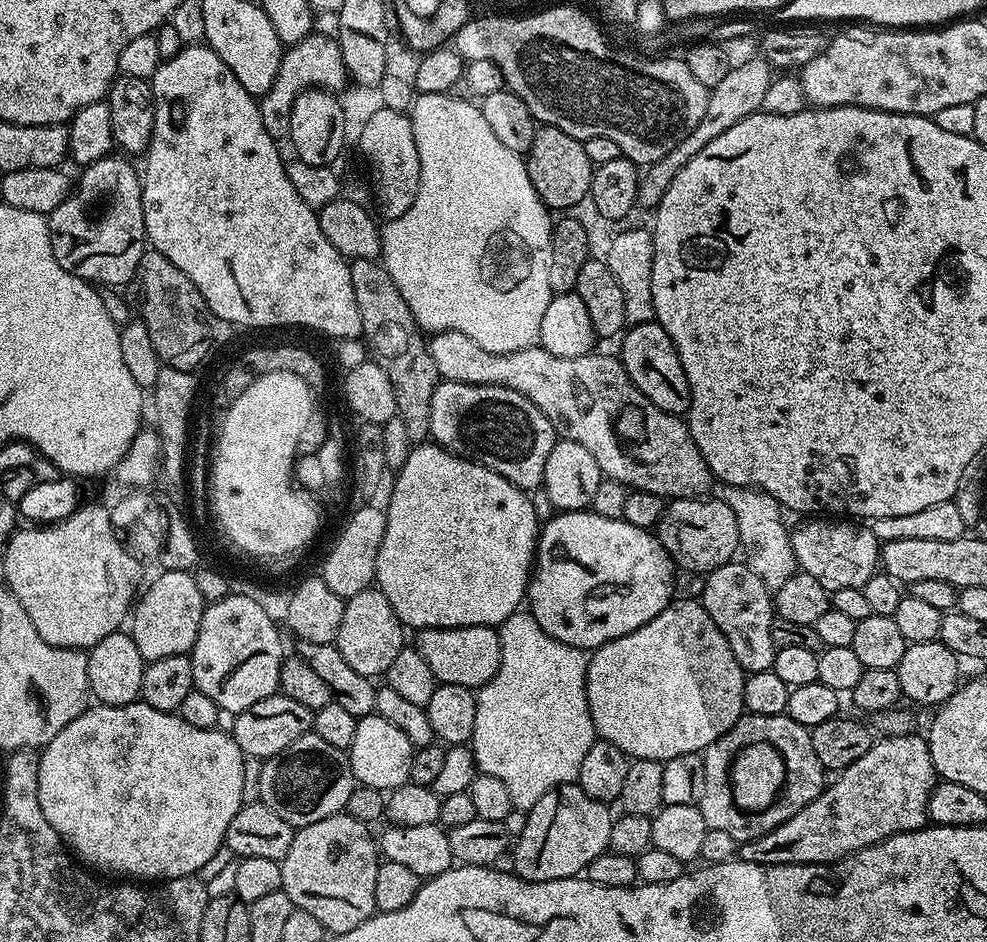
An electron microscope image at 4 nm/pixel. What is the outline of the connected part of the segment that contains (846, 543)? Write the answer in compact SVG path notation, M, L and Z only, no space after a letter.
M812 518L791 531L790 544L796 558L797 567L814 577L829 592L838 589L863 588L879 565L881 543L869 525L848 518Z

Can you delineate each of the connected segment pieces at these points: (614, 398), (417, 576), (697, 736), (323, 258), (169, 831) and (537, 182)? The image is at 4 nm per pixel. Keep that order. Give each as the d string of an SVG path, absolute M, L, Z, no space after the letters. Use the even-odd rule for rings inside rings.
M458 330L435 333L428 340L428 353L430 358L434 358L434 366L438 366L441 380L497 384L518 390L518 394L530 398L530 402L550 418L561 437L578 442L578 446L586 446L586 450L594 454L594 462L598 462L601 473L609 480L617 480L637 492L649 492L665 498L700 498L714 484L712 471L706 466L687 423L679 416L658 410L658 406L654 406L654 402L650 402L650 398L630 382L624 365L617 357L589 354L578 358L558 358L539 346L510 354L494 354L482 350L474 338L458 334Z
M435 442L417 444L412 453L406 458L406 462L395 473L396 485L392 488L392 497L386 503L386 534L382 538L382 546L378 550L378 562L376 563L375 587L394 606L394 614L398 614L400 623L412 630L422 628L469 628L470 626L486 626L491 628L499 626L503 620L510 618L525 603L528 591L528 581L534 567L536 554L536 541L542 527L541 521L536 521L536 508L525 489L511 484L502 474L494 474L486 466L477 464L475 460L466 460L462 456L456 456L452 452L440 447Z
M699 599L681 600L669 604L662 614L650 618L646 626L638 626L622 638L614 638L588 657L586 698L590 718L599 739L618 746L632 760L678 758L678 754L703 753L712 743L723 741L745 715L745 670L738 666L730 642L714 626L710 614Z
M207 43L192 44L181 47L180 52L169 60L163 61L157 67L151 78L152 99L156 105L154 114L154 130L152 140L148 144L148 151L143 157L142 164L142 210L144 211L144 234L147 243L155 251L161 252L206 298L206 306L214 310L218 318L222 318L225 325L245 324L248 328L280 328L283 324L297 324L300 328L313 328L316 332L325 332L336 340L354 340L362 333L362 318L358 314L358 302L354 298L354 285L350 282L349 261L322 234L319 225L317 209L306 206L298 190L294 190L294 182L290 182L285 157L280 157L280 148L277 137L272 136L262 126L262 114L257 97L250 95L230 74L230 66L214 54Z
M143 702L122 706L102 703L89 706L81 716L74 718L74 722L70 722L70 726L58 730L58 734L54 734L52 741L45 744L39 753L38 802L42 806L42 814L46 814L46 822L54 826L54 830L60 835L69 853L97 873L113 872L116 875L113 877L127 878L132 882L163 882L177 880L183 876L196 876L202 866L225 845L226 826L230 826L234 814L238 814L241 804L246 800L244 796L245 754L231 734L220 731L219 727L190 726L190 722L183 720L176 712L154 710L154 706Z
M537 127L534 142L526 154L526 163L530 182L534 186L538 198L542 198L542 202L549 210L556 210L556 208L572 210L575 204L580 204L583 200L585 203L589 199L594 166L590 162L590 158L586 158L583 143L575 140L570 134L557 128Z

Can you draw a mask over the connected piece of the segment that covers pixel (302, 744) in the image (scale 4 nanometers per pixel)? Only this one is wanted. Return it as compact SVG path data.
M315 734L290 742L286 750L269 756L259 767L259 803L270 806L274 814L279 814L295 829L343 813L346 802L350 802L350 794L358 787L347 751L330 746L330 742L322 742Z

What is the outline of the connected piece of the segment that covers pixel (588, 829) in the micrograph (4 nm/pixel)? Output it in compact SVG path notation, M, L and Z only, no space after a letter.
M579 783L560 784L551 788L534 806L527 809L526 826L522 826L522 834L515 837L514 847L511 849L512 867L515 875L530 882L554 882L555 880L571 880L579 877L587 869L594 858L609 851L610 826L614 819L609 805L602 800L590 798L586 790L580 788Z

